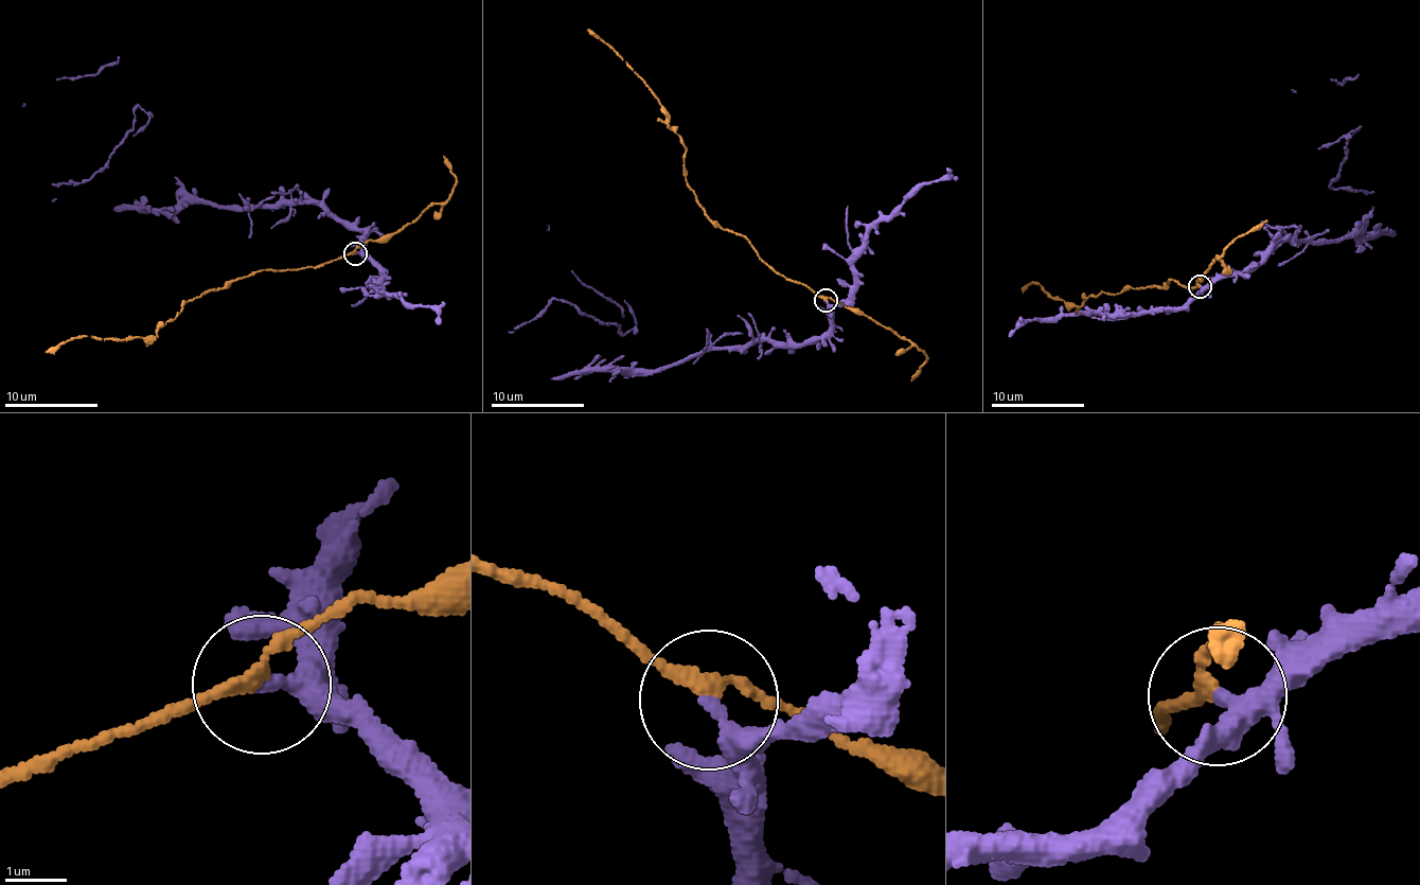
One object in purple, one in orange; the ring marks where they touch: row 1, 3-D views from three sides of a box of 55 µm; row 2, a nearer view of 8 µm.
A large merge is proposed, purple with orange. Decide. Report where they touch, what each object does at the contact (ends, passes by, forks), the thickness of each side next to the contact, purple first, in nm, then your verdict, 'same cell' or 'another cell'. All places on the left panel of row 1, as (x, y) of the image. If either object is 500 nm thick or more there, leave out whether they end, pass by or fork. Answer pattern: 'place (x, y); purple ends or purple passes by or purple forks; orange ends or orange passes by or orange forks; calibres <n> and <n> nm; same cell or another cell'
place (355, 253); purple passes by; orange passes by; calibres 220 and 190 nm; another cell

